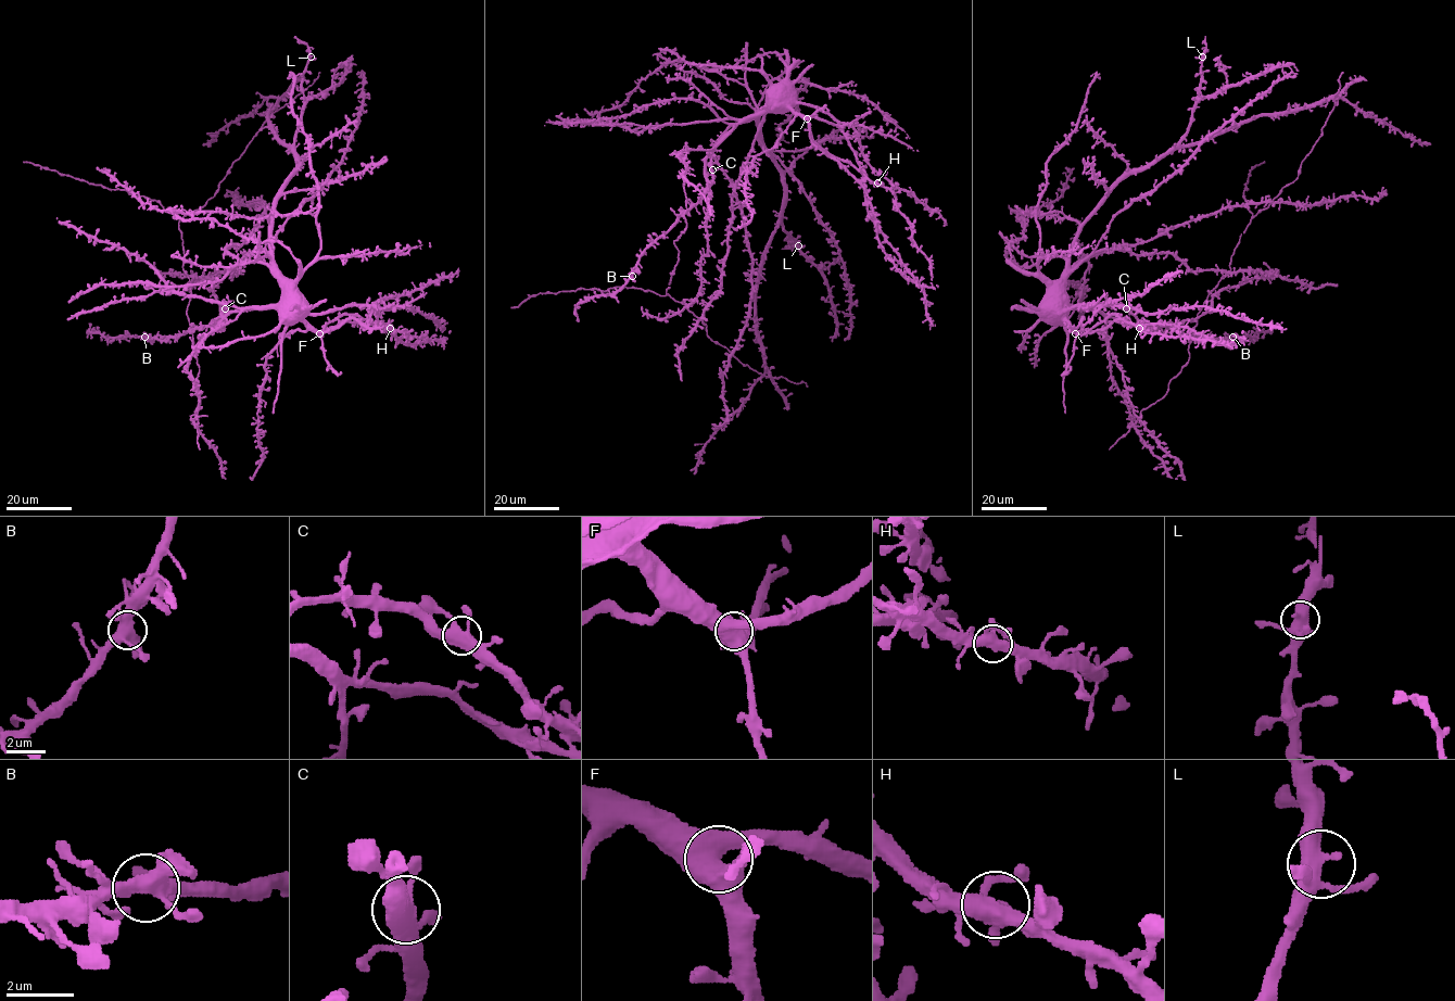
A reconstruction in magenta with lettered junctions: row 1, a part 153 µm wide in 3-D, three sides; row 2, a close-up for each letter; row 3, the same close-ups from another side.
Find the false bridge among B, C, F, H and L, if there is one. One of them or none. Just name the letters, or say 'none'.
none

